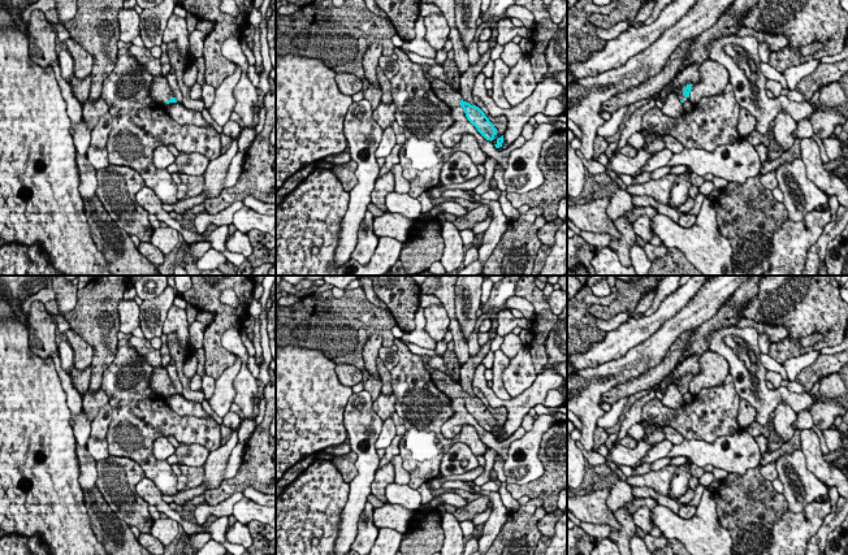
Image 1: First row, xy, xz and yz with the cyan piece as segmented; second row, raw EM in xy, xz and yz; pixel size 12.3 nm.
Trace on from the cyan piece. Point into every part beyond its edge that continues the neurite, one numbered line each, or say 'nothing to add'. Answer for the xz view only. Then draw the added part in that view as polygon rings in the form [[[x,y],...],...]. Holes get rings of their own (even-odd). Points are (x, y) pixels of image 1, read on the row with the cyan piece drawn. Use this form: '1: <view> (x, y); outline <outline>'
1: xz (442, 91); outline [[[434,79],[431,82],[432,91],[434,95],[446,103],[450,108],[460,107],[460,101],[466,101],[460,92],[450,87],[450,84],[442,82],[441,79]]]

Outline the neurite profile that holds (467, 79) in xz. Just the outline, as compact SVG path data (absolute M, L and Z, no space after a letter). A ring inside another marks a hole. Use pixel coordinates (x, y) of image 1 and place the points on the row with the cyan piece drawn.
M490 0L488 10L480 14L483 22L490 23L489 29L492 30L492 36L489 39L489 49L480 56L479 61L475 65L470 65L468 70L460 75L459 81L460 95L471 105L475 105L472 96L475 79L477 74L483 71L484 65L490 60L490 49L497 44L497 22L509 18L506 16L506 10L512 5L515 5L515 0Z

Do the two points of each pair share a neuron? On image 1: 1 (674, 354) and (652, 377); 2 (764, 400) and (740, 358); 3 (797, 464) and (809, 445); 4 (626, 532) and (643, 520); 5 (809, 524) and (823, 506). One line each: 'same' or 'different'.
1: same
2: same
3: different
4: different
5: same

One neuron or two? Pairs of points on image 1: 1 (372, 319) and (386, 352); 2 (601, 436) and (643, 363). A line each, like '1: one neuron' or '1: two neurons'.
1: two neurons
2: two neurons

